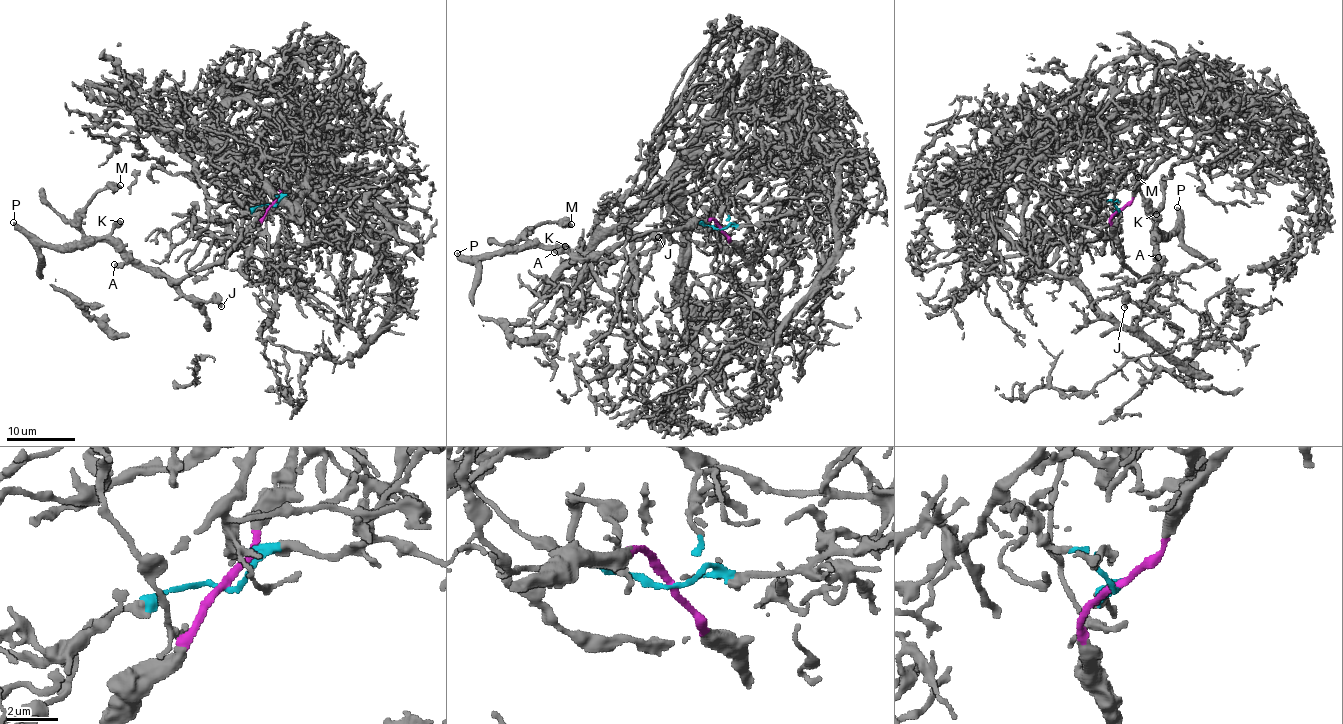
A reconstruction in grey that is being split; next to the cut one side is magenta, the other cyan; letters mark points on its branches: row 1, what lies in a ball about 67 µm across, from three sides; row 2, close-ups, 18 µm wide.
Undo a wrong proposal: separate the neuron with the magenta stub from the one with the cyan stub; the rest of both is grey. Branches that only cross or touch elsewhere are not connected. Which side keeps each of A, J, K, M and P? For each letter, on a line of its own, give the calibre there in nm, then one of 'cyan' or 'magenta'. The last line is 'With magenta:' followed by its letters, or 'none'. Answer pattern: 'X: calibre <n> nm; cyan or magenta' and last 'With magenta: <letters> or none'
A: calibre 400 nm; magenta
J: calibre 340 nm; magenta
K: calibre 700 nm; magenta
M: calibre 420 nm; magenta
P: calibre 360 nm; magenta
With magenta: A, J, K, M, P

